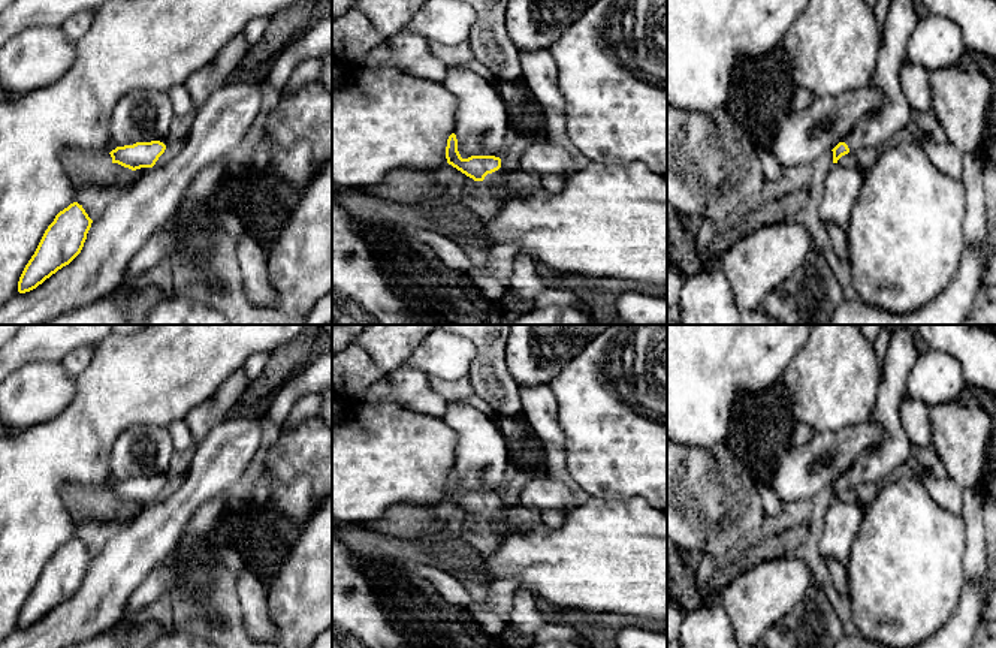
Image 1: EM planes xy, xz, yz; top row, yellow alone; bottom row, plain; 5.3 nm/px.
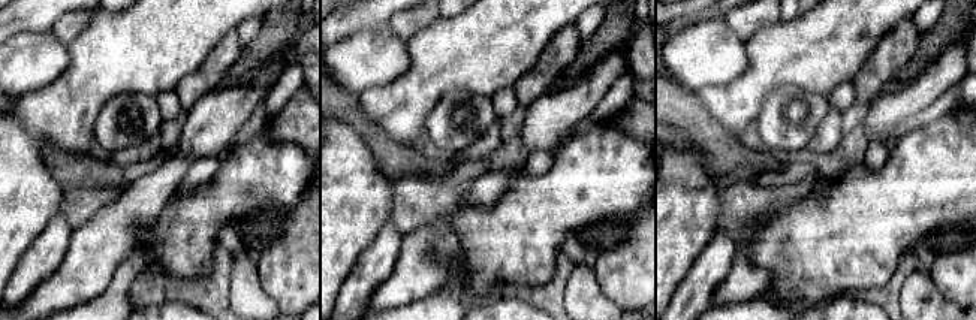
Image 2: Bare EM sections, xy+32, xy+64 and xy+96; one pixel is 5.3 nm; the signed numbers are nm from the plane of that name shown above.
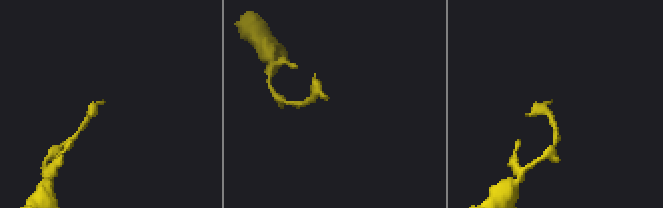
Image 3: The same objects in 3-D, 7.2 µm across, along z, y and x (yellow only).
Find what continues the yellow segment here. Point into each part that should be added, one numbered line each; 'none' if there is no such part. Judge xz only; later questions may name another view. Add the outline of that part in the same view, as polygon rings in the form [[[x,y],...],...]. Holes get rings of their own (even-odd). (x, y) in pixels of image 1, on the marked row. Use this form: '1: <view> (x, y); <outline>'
1: xz (495, 178); [[[498,169],[492,174],[488,174],[485,177],[485,183],[489,183],[494,186],[494,195],[495,195],[495,201],[497,204],[502,204],[505,199],[510,198],[510,195],[513,193],[513,190],[507,189],[505,184],[504,184],[504,169]]]

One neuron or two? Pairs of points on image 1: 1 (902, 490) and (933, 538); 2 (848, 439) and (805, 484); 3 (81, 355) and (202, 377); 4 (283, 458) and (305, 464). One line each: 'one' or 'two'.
1: one
2: one
3: two
4: one

